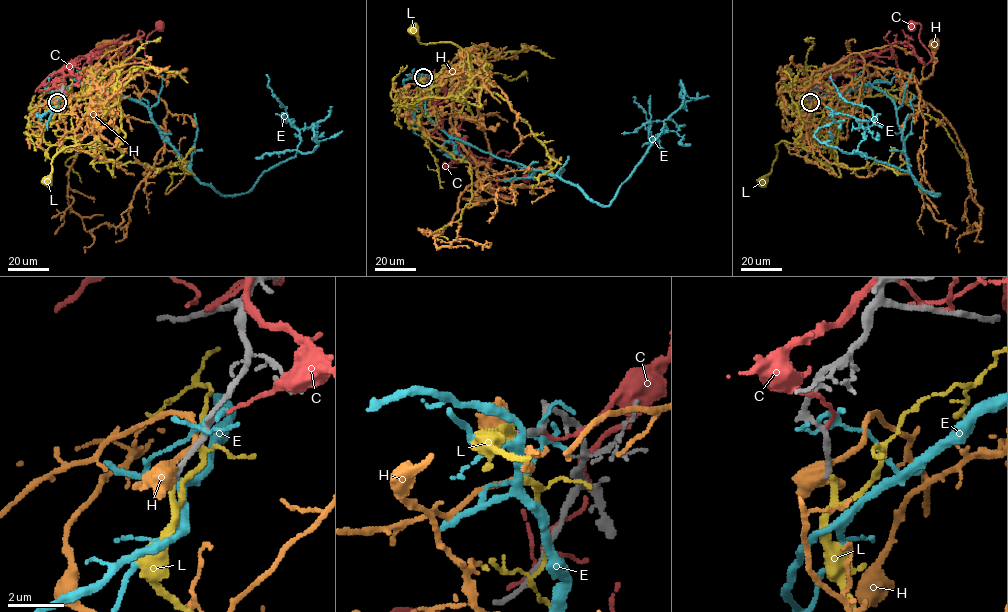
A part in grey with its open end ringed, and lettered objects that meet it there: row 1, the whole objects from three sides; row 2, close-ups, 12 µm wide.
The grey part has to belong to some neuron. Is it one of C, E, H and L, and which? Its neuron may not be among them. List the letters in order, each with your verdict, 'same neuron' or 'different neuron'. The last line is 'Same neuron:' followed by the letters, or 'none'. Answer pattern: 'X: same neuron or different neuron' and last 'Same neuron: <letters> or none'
C: different neuron
E: different neuron
H: different neuron
L: same neuron
Same neuron: L

